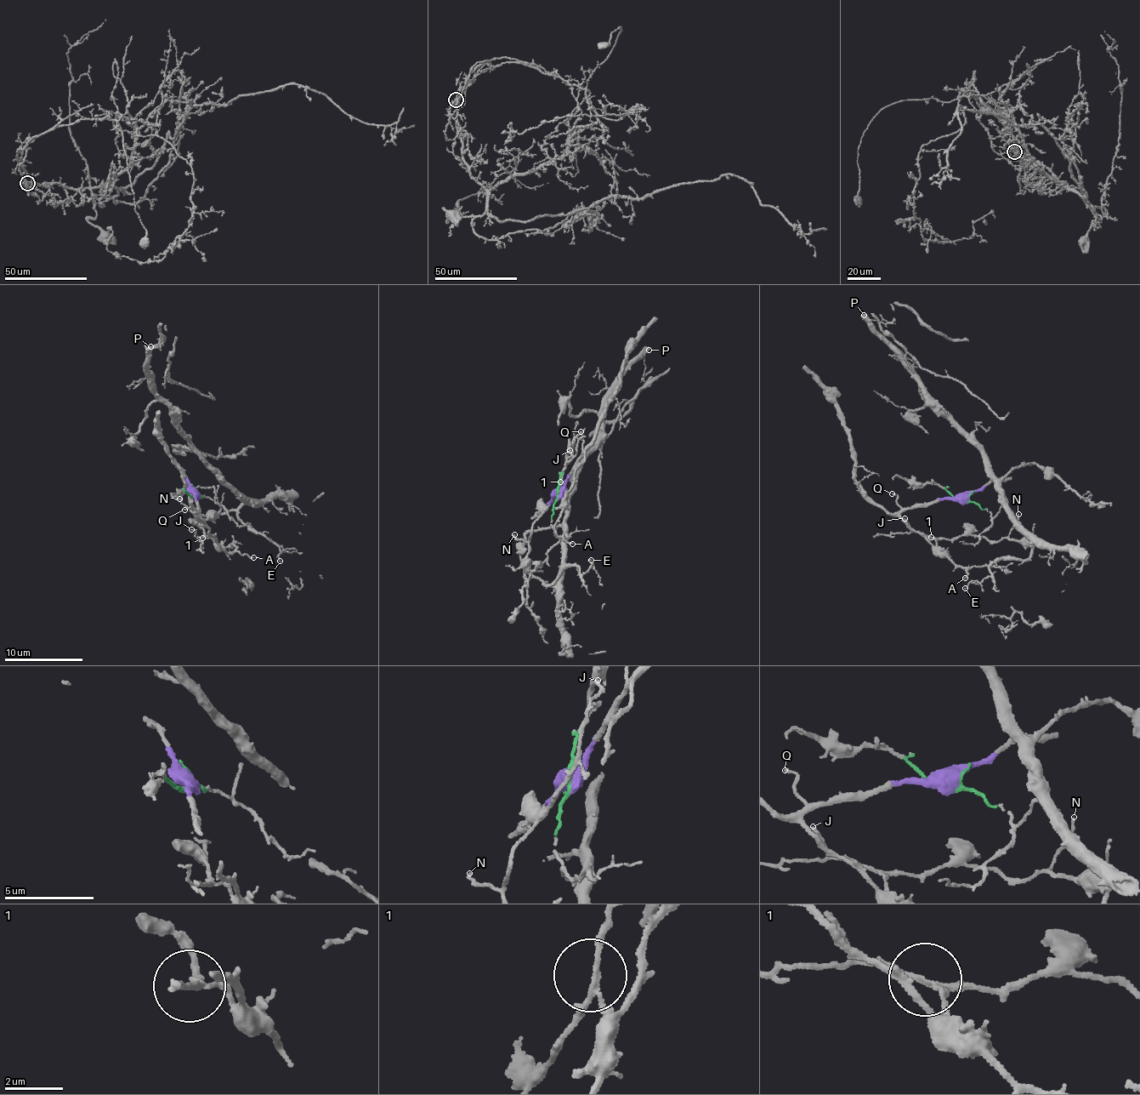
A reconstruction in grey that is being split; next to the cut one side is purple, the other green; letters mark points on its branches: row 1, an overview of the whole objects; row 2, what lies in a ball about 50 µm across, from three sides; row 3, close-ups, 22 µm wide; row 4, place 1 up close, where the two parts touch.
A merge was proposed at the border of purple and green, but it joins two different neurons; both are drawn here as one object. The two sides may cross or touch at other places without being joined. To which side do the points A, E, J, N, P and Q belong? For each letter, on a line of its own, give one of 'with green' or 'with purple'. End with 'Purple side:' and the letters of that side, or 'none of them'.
A: with purple
E: with green
J: with green
N: with green
P: with green
Q: with purple
Purple side: A, Q

